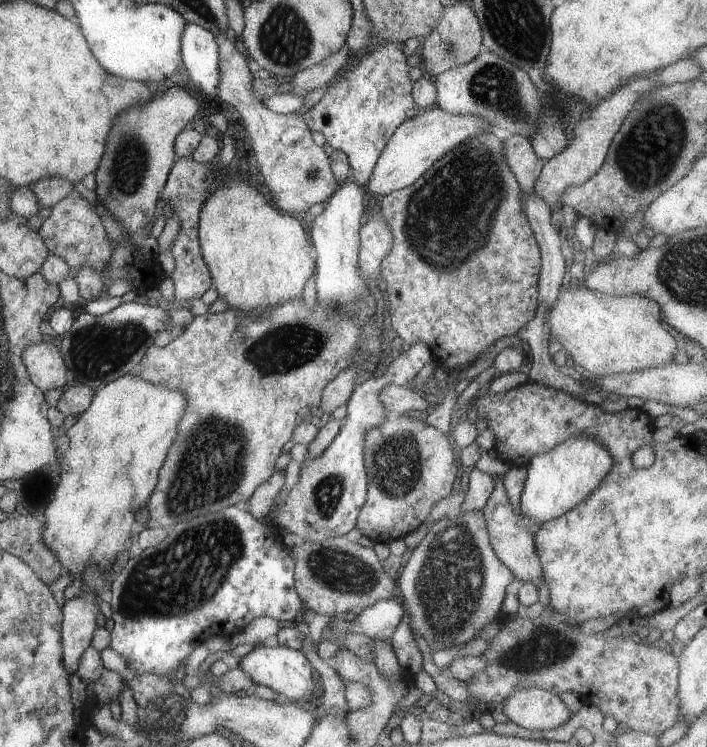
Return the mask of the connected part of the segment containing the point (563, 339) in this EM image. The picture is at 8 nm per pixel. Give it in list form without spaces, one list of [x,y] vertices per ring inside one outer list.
[[[579,284],[577,287],[577,290],[574,286],[568,288],[561,297],[557,296],[547,313],[550,335],[559,341],[564,352],[575,364],[583,367],[587,372],[591,372],[593,376],[604,377],[605,375],[664,367],[666,364],[672,363],[673,356],[677,352],[675,338],[663,328],[662,312],[655,301],[639,295],[602,295],[588,291],[583,284]]]

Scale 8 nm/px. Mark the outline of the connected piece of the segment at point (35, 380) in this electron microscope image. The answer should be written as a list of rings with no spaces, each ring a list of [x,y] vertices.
[[[39,341],[22,352],[30,381],[42,392],[60,389],[69,379],[61,353],[56,343]]]

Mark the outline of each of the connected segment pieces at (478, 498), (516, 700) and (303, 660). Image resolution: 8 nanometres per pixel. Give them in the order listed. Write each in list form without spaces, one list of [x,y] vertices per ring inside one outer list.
[[[478,466],[471,467],[468,475],[468,489],[458,510],[460,513],[481,511],[494,487],[495,476],[483,473]]]
[[[517,689],[502,704],[508,720],[529,730],[551,730],[564,725],[570,717],[565,703],[543,689]]]
[[[263,644],[255,646],[244,655],[238,667],[256,685],[267,686],[277,694],[286,696],[289,701],[300,700],[303,706],[309,705],[310,695],[313,688],[311,683],[311,671],[309,661],[297,647],[287,644]]]

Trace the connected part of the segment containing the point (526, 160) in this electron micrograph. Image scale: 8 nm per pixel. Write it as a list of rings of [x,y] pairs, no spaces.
[[[511,135],[503,142],[506,163],[514,174],[520,190],[531,195],[534,192],[535,179],[539,176],[545,161],[534,153],[527,137]]]

